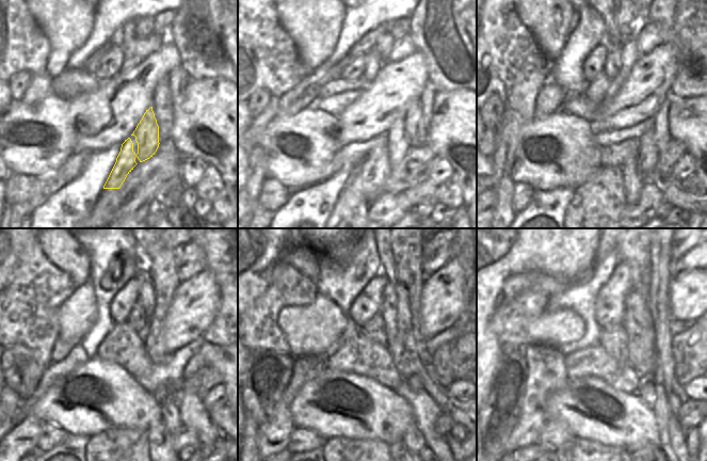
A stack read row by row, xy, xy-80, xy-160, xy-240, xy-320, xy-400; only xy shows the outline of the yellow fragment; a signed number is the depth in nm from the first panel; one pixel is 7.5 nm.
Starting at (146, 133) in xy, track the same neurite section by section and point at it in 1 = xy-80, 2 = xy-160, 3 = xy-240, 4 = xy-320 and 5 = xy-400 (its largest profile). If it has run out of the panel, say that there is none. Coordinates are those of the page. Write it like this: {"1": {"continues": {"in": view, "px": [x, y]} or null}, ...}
{"1": {"continues": {"in": "xy-80", "px": [366, 181]}}, "2": {"continues": {"in": "xy-160", "px": [597, 205]}}, "3": {"continues": {"in": "xy-240", "px": [121, 445]}}, "4": {"continues": {"in": "xy-320", "px": [334, 445]}}, "5": {"continues": {"in": "xy-400", "px": [576, 445]}}}

